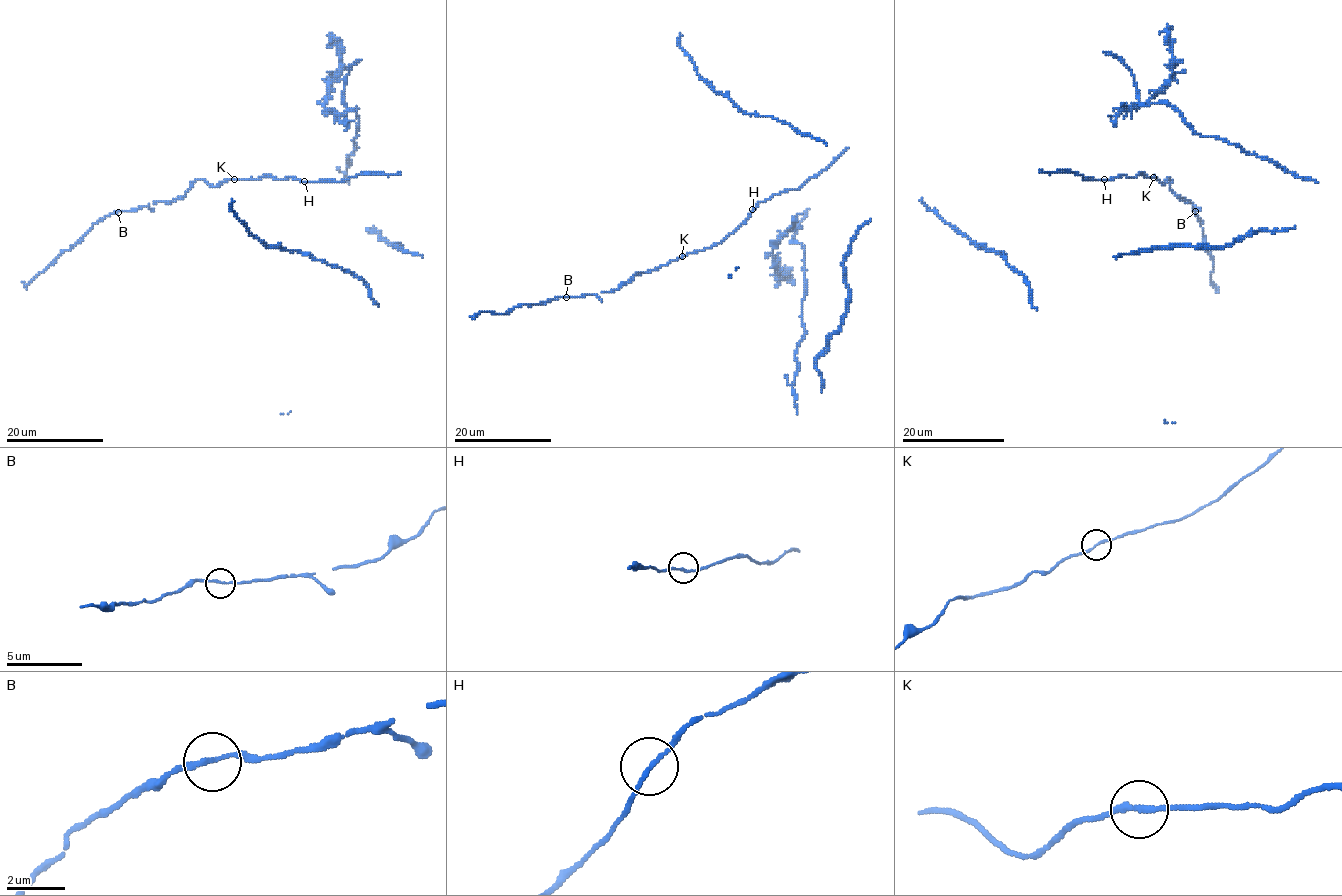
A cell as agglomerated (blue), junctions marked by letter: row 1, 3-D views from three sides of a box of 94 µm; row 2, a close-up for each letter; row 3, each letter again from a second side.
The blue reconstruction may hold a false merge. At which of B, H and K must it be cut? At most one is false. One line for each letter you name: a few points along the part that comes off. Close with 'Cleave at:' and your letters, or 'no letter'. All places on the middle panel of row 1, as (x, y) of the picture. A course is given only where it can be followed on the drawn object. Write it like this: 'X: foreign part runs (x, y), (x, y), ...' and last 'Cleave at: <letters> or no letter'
Cleave at: no letter

